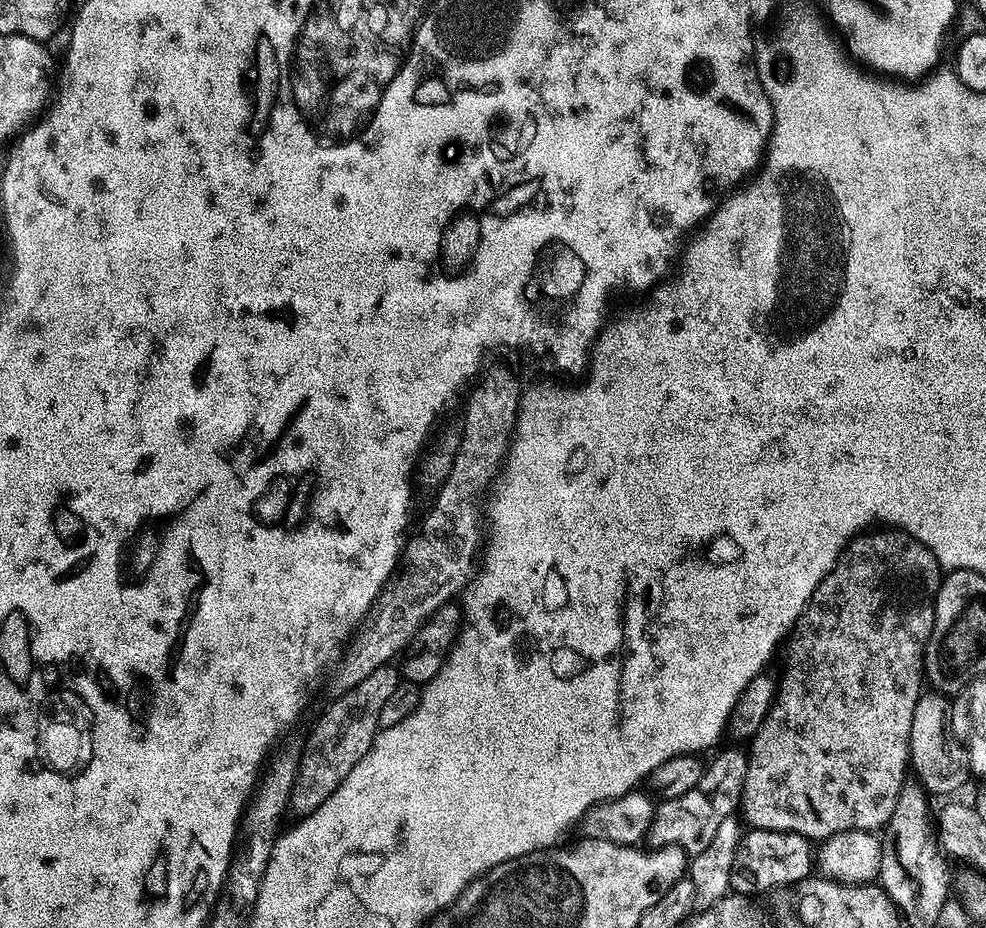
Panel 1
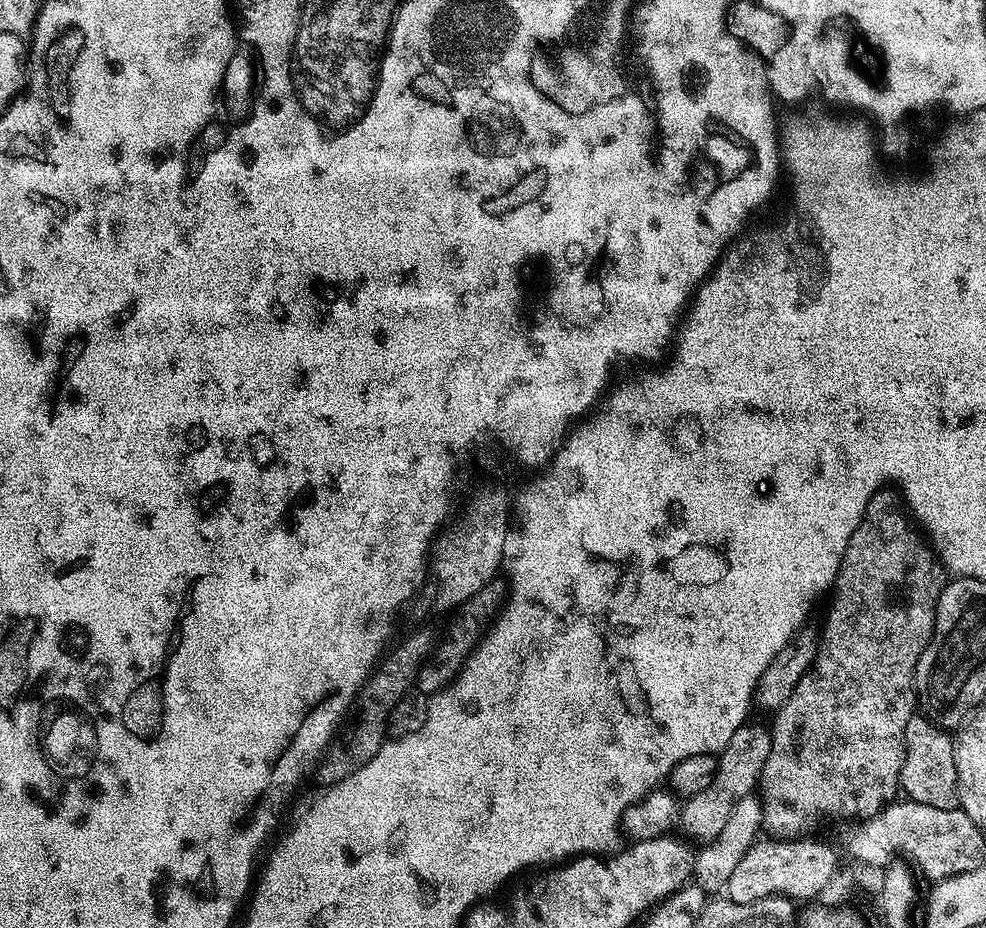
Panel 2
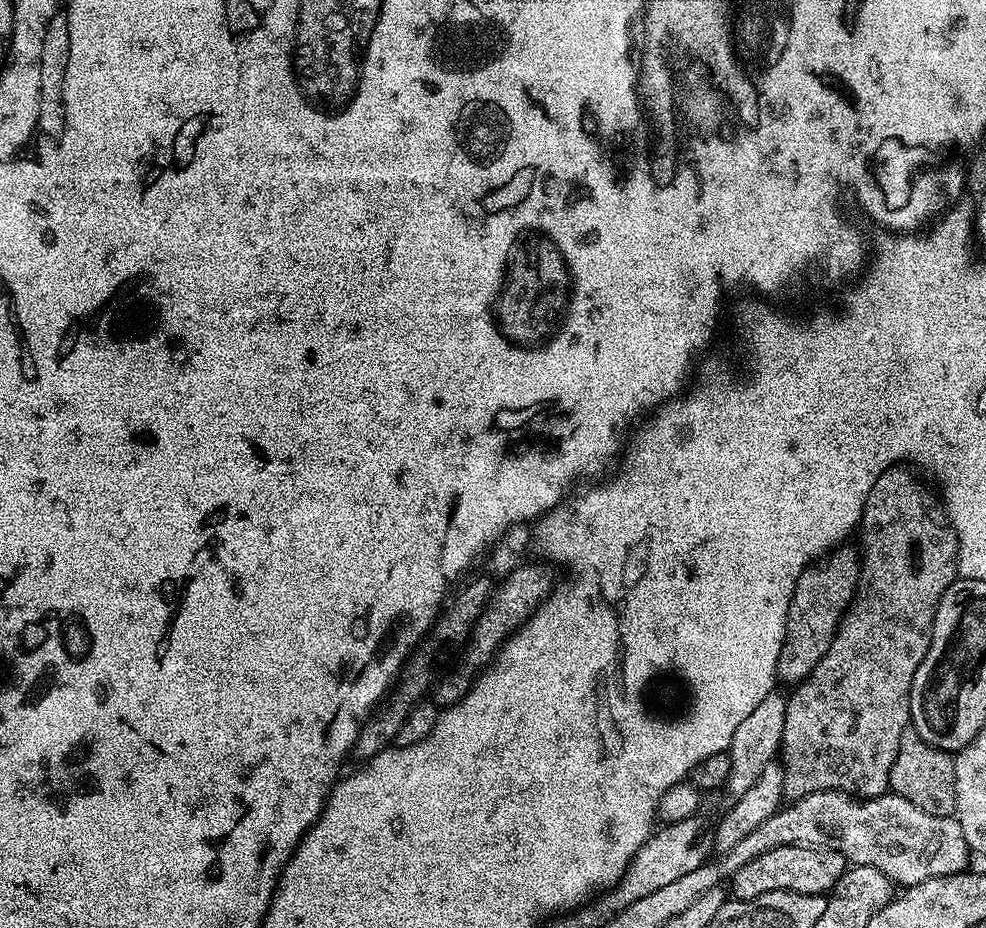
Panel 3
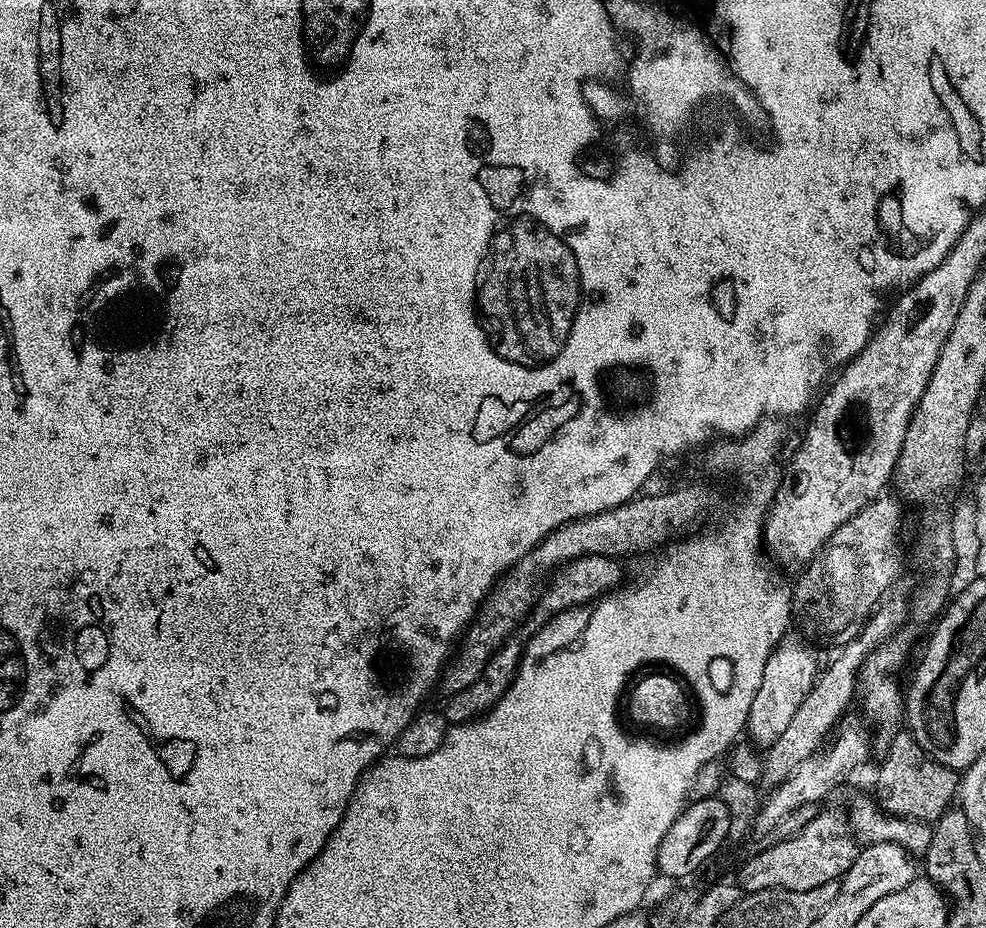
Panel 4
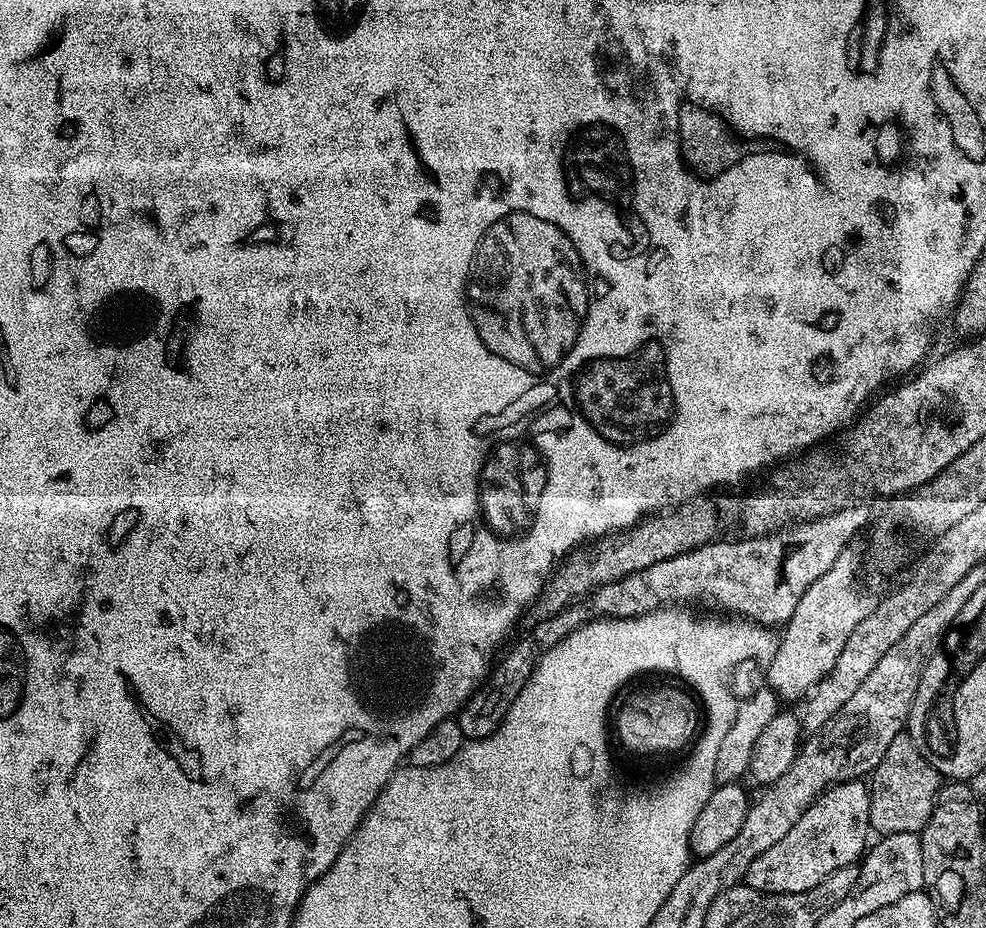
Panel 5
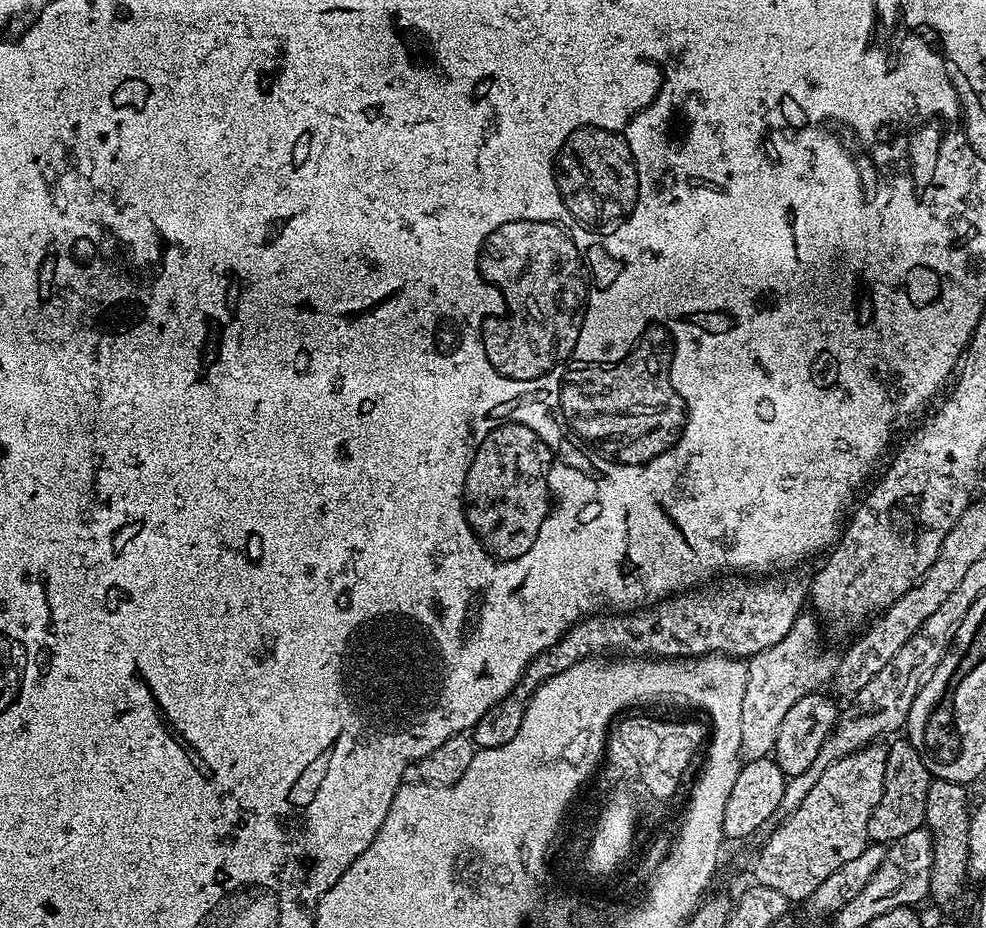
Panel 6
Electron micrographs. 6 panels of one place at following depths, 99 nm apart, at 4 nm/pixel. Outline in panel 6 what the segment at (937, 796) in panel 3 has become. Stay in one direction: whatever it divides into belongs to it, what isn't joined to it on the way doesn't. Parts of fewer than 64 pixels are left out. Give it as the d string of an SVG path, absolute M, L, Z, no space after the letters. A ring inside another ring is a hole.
M896 738L893 744L887 745L888 757L886 758L886 778L882 786L882 798L878 802L878 806L874 810L874 814L868 823L869 841L877 844L889 845L893 840L898 838L906 838L906 834L910 834L910 830L918 830L925 827L926 824L926 794L932 785L933 776L929 774L926 762L922 762L922 758L918 754L918 750L910 743L907 738Z

